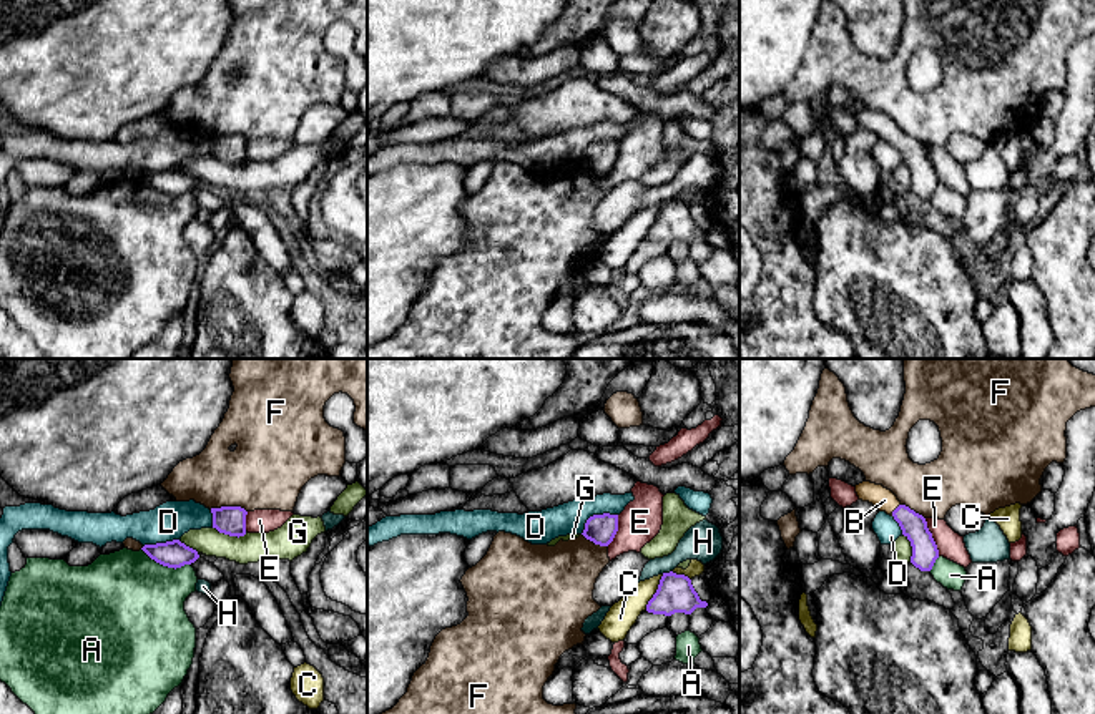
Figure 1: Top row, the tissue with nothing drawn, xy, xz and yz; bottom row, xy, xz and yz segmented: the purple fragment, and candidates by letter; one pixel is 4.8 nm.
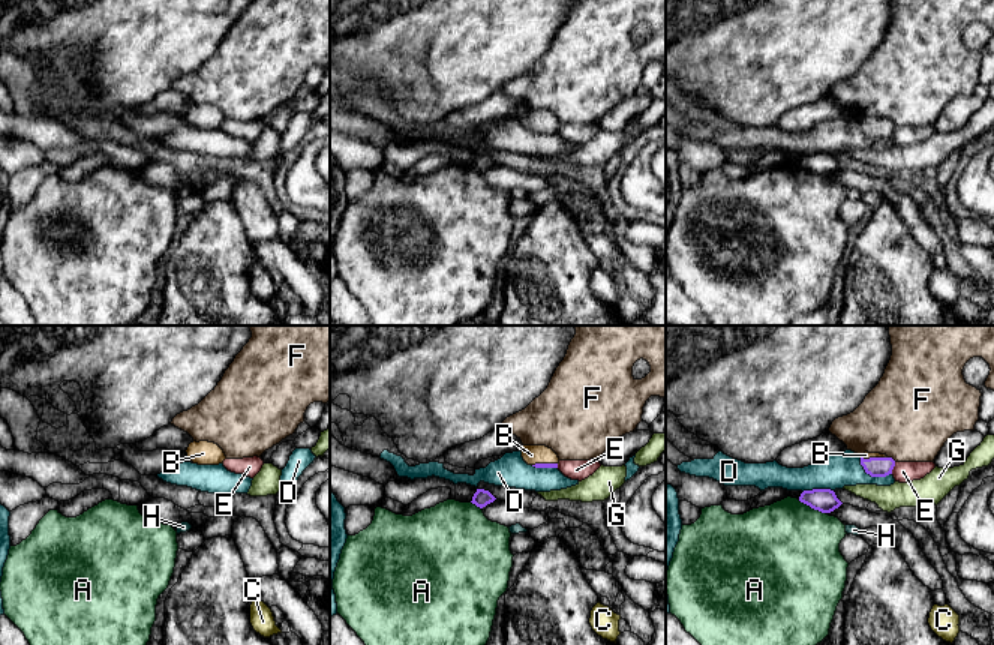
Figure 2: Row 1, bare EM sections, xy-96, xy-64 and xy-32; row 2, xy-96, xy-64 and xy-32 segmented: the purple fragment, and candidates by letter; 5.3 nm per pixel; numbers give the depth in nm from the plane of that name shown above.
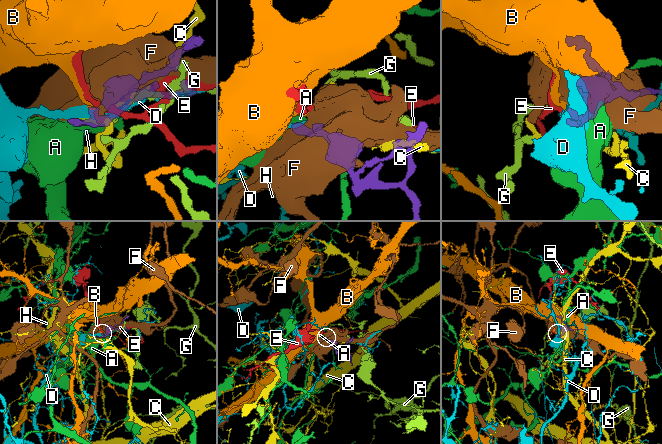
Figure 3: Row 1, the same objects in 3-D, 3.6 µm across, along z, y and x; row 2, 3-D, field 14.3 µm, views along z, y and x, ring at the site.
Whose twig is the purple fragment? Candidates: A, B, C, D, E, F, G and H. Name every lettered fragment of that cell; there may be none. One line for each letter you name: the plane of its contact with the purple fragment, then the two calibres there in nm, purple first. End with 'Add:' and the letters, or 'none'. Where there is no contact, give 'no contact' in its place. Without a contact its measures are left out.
B: meets purple in yz; 130 nm thick on the purple side, 110 nm on the other
Add: B

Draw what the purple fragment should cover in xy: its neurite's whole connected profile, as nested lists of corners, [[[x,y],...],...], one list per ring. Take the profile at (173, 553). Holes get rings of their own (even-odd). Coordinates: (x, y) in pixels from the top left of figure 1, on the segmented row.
[[[179,540],[145,545],[141,550],[156,563],[174,570],[191,565],[199,558],[196,550],[186,546]]]

